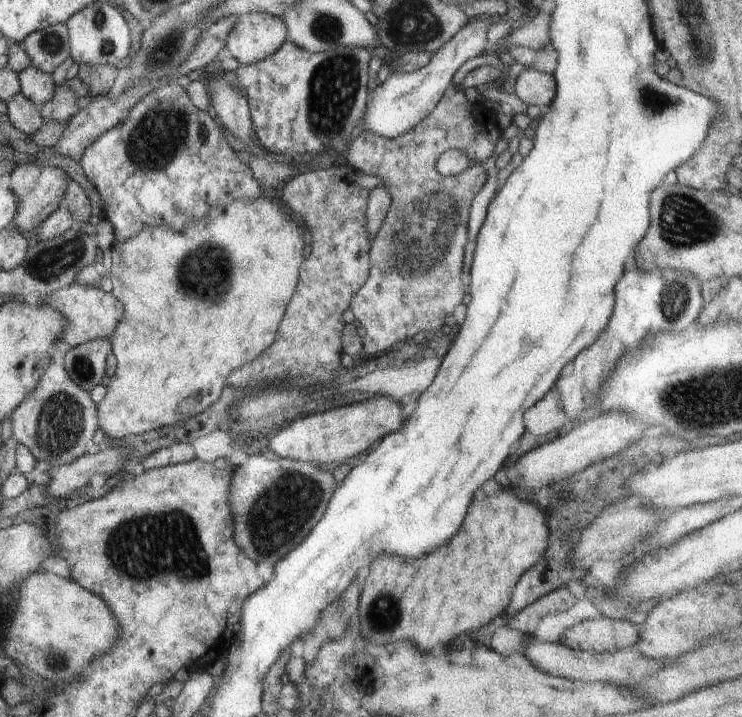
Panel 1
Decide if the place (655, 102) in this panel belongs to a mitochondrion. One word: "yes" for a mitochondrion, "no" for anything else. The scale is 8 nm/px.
yes

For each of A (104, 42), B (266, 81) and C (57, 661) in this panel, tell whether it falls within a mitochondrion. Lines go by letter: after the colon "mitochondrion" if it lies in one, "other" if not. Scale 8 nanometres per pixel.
A: mitochondrion
B: other
C: mitochondrion

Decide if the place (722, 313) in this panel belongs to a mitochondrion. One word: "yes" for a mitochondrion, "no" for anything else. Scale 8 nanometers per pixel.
no

